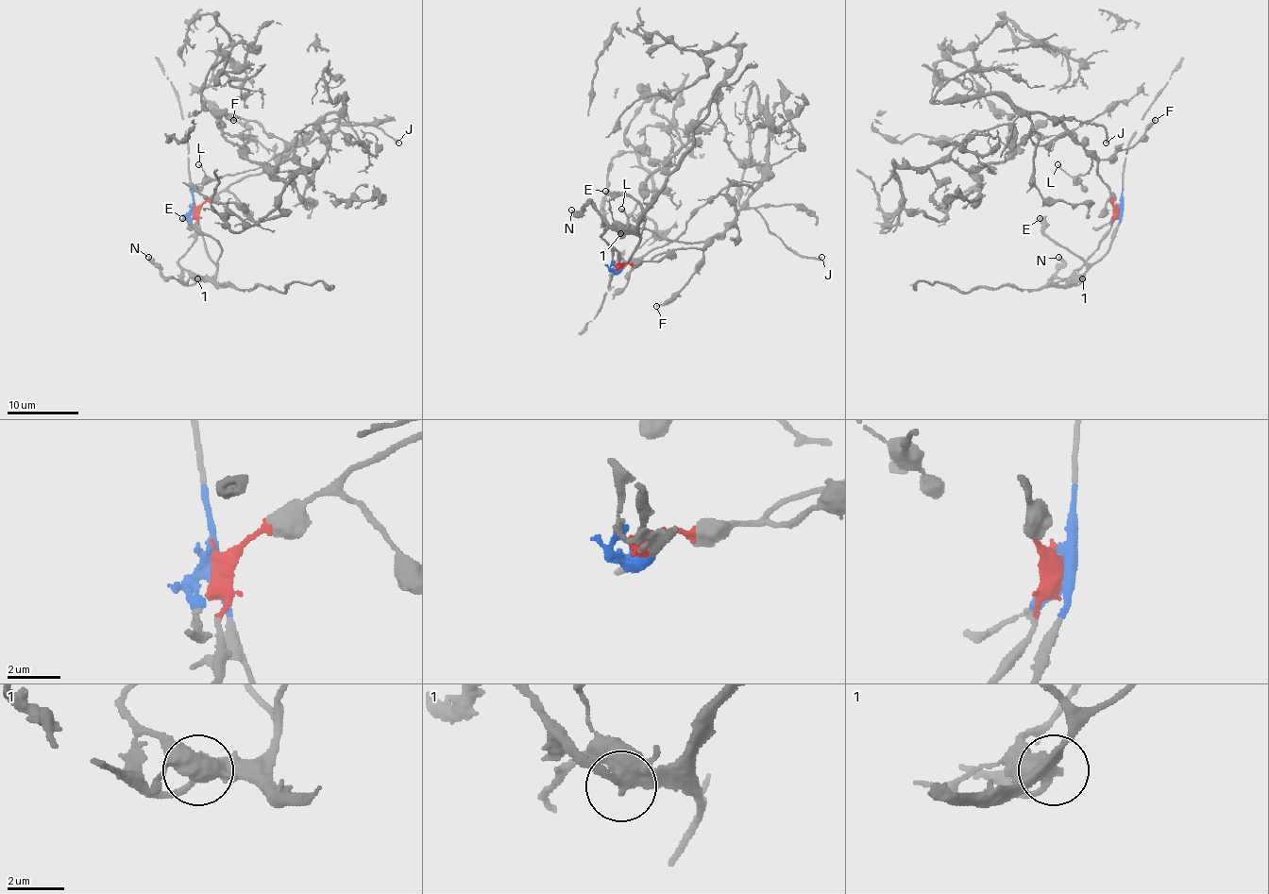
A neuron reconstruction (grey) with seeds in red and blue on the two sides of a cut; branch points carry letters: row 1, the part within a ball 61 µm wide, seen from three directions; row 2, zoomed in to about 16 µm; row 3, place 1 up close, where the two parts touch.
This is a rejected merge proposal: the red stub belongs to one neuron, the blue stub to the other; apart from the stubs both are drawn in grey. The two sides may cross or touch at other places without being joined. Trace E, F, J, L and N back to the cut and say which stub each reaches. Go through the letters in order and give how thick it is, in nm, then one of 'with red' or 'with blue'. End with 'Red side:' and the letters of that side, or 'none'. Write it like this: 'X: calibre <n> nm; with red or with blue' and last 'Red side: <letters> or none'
E: calibre 440 nm; with blue
F: calibre 120 nm; with red
J: calibre 190 nm; with red
L: calibre 120 nm; with red
N: calibre 320 nm; with blue
Red side: F, J, L

